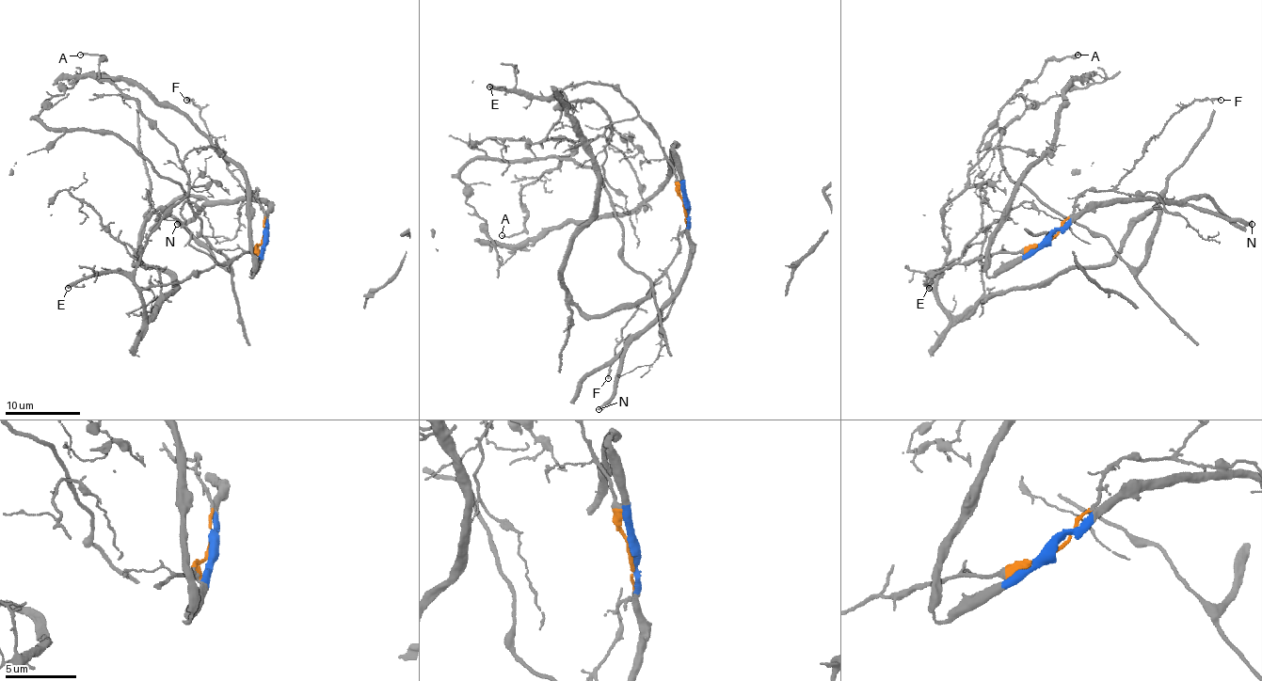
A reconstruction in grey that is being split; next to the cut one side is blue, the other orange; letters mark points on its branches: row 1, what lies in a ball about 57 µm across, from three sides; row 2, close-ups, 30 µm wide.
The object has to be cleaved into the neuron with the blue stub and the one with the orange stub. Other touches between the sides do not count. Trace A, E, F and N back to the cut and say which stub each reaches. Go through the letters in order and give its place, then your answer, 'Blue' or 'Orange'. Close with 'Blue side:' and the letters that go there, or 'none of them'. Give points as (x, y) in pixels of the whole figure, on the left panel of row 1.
A: Place: (80, 55). Orange
E: Place: (68, 288). Orange
F: Place: (186, 100). Orange
N: Place: (177, 224). Blue
Blue side: N

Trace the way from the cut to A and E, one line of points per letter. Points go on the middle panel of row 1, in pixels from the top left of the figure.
A: (684, 207), (635, 109), (603, 83), (566, 87), (562, 103), (611, 122), (526, 184), (524, 228), (502, 235)
E: (684, 207), (675, 167), (658, 134), (613, 87), (566, 87), (543, 96), (488, 87)

